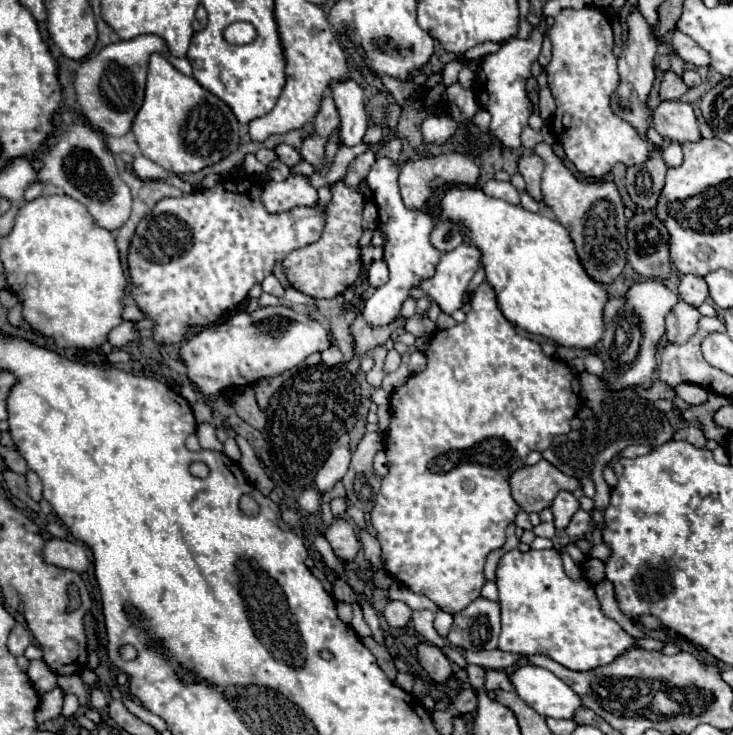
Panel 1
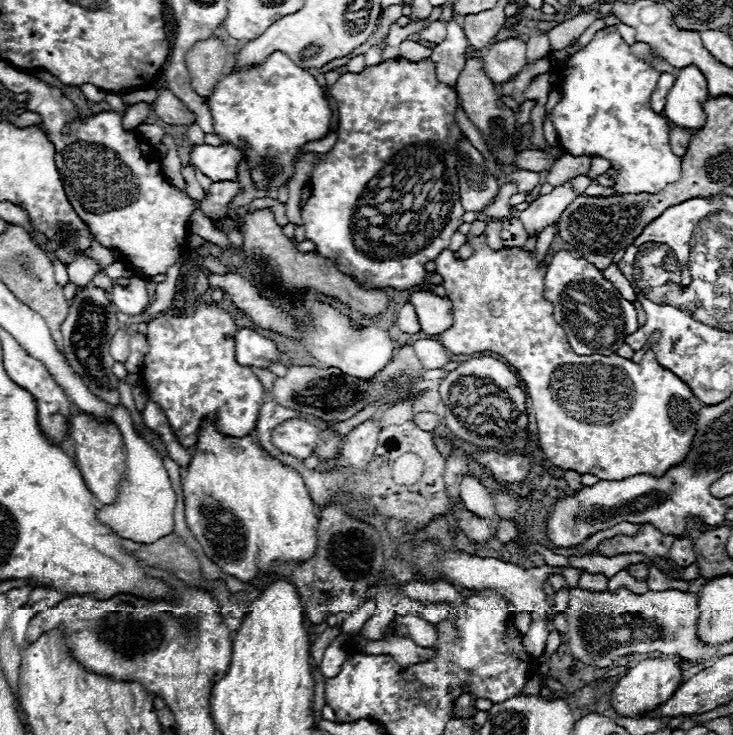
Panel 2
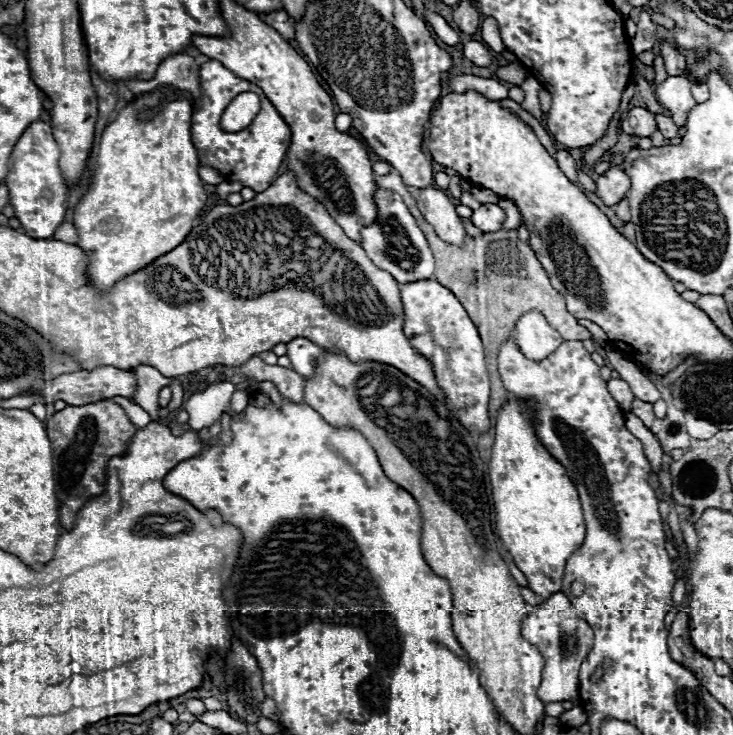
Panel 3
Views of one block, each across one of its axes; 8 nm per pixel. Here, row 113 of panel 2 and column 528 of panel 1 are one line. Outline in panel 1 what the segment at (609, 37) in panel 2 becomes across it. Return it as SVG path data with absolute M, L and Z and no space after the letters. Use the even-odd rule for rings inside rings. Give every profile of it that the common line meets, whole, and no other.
M550 548L550 550L528 550L526 554L520 552L520 550L510 550L506 552L500 562L498 562L498 568L496 568L496 586L500 590L500 612L502 612L502 632L500 632L500 644L498 648L500 650L506 650L506 652L518 652L522 656L530 656L530 654L544 654L552 660L556 660L558 664L570 668L570 670L578 670L578 672L584 672L584 670L592 670L596 666L604 666L604 664L610 664L620 652L628 650L634 646L634 638L628 636L614 620L606 618L600 610L600 604L596 600L596 594L594 594L594 588L586 582L586 580L570 580L566 574L564 574L564 568L562 568L562 558L558 554L558 550Z

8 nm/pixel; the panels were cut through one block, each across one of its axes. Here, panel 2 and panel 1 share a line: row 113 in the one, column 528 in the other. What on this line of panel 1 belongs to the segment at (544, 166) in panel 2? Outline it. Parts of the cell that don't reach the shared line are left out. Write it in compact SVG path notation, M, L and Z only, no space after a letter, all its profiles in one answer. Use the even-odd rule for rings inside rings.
M540 460L534 466L522 466L508 478L512 498L524 512L540 512L548 508L554 496L562 490L574 492L580 482L572 476L564 476L548 460Z

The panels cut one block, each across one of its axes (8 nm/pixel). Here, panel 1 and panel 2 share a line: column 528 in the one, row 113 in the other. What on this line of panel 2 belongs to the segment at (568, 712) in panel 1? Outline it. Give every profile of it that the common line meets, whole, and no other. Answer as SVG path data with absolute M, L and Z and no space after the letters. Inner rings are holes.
M686 66L666 96L664 116L678 128L700 130L706 122L704 102L710 98L706 78L696 66Z

